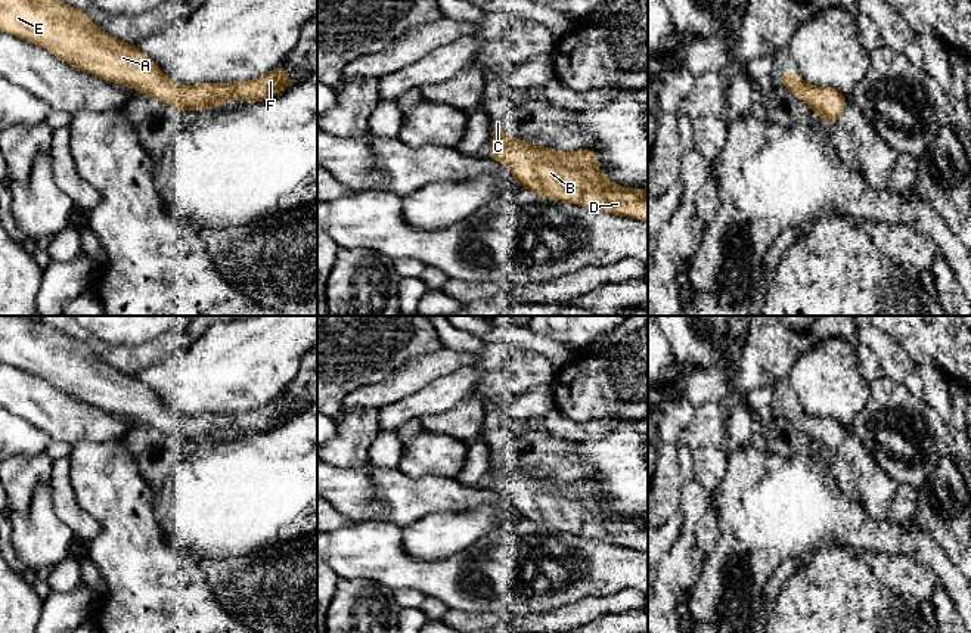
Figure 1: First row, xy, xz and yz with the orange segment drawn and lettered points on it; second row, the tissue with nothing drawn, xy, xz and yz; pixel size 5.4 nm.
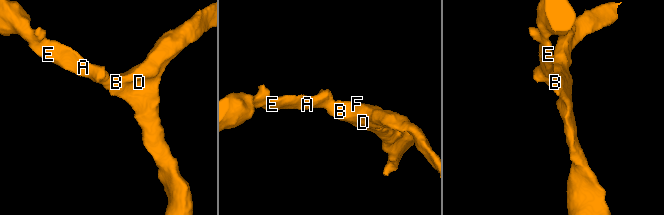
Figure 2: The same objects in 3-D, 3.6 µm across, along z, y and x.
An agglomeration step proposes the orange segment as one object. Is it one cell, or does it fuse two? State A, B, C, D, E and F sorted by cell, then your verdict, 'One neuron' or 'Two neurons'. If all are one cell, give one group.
Groups: A B C D E F. One neuron

